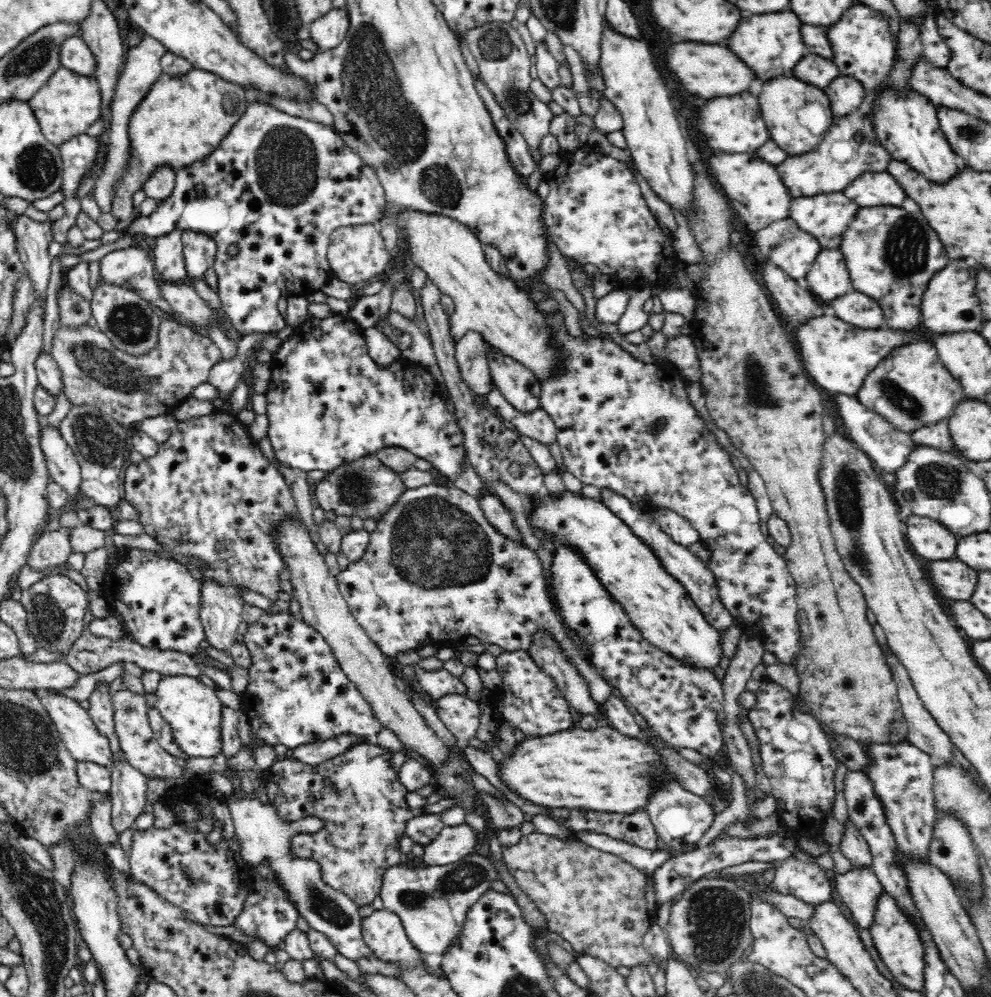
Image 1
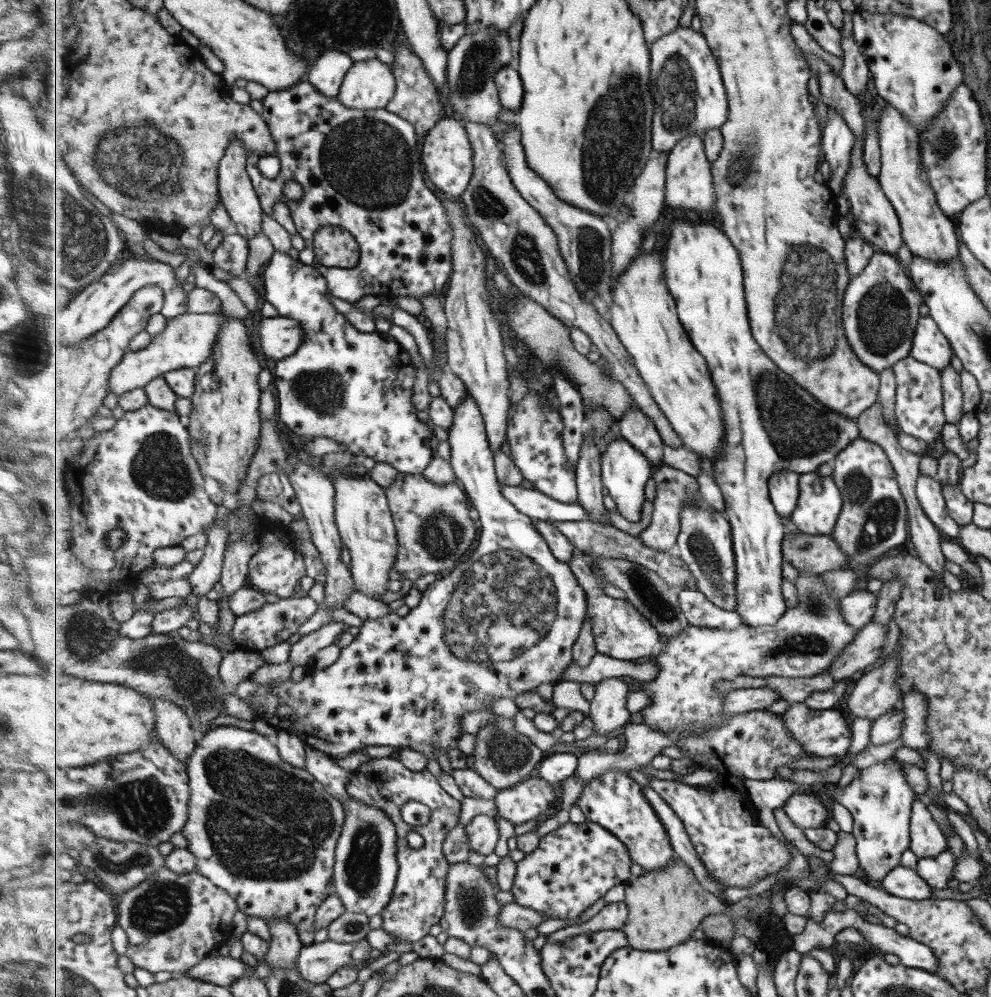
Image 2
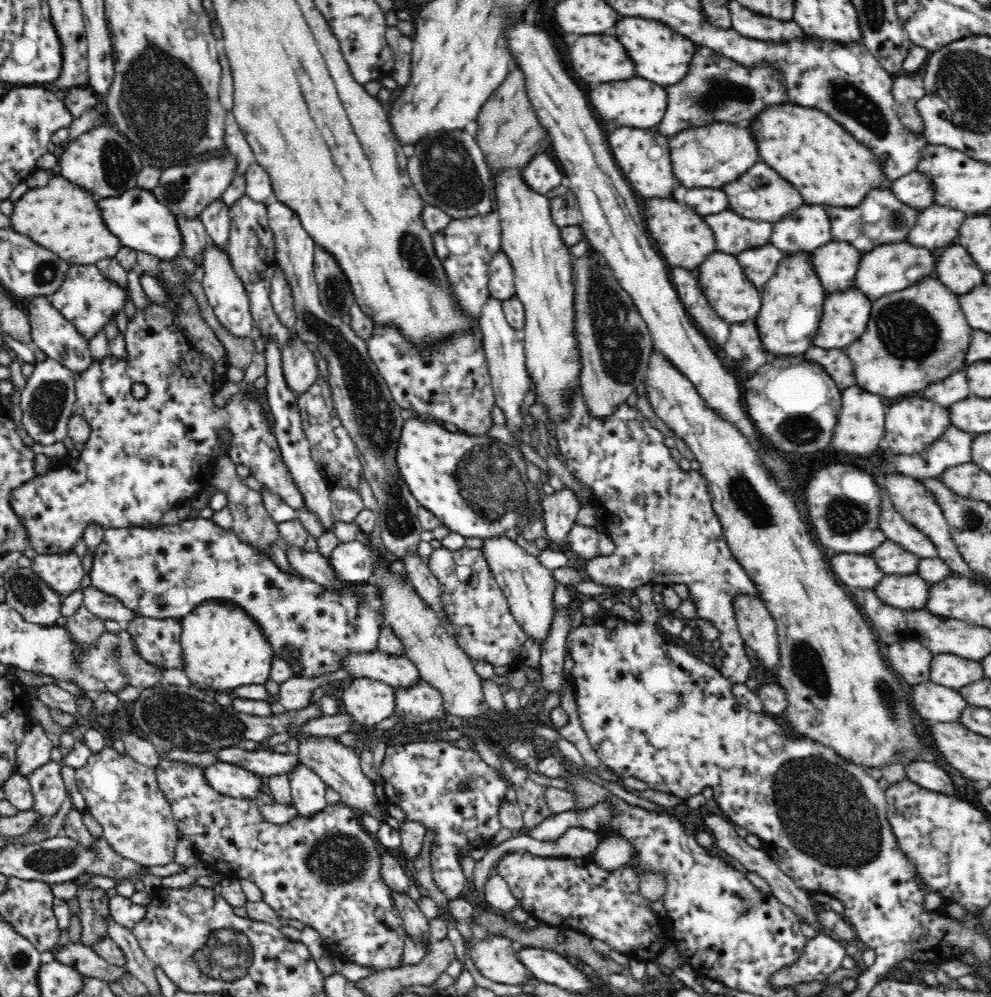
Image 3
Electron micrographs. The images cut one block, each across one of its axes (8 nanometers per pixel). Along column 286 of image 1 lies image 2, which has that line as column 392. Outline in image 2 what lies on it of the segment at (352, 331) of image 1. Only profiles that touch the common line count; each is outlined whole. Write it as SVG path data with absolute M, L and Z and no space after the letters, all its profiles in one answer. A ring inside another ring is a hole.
M275 252L263 272L263 287L261 288L261 293L262 299L273 304L275 308L277 308L277 311L279 311L281 317L299 320L304 327L305 333L304 343L301 344L300 350L297 351L295 355L276 361L272 385L275 387L278 403L280 404L277 418L297 435L314 436L315 438L317 438L317 436L326 436L342 444L351 454L361 454L367 456L367 458L374 459L376 462L388 462L398 471L407 474L421 474L434 459L433 444L431 444L431 436L434 435L432 425L419 420L419 416L417 416L419 412L417 408L415 408L415 404L413 404L413 386L415 386L417 374L413 374L414 367L409 352L405 350L401 344L397 344L397 342L391 339L391 336L388 336L385 332L377 330L372 333L366 333L361 332L356 326L353 326L349 318L345 316L344 313L337 312L337 308L333 306L331 299L333 299L334 296L332 292L329 291L328 281L325 280L325 276L323 276L321 272L317 272L317 268L302 264L299 258L295 259L288 256L288 254L283 254L283 252Z

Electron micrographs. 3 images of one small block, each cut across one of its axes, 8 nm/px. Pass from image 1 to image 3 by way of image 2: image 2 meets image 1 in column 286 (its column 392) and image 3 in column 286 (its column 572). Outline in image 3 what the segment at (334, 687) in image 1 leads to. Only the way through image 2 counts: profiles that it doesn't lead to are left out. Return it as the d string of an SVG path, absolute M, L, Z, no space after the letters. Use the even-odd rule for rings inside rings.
M192 516L178 524L160 525L158 528L130 526L104 529L102 542L93 553L93 565L87 580L96 588L118 597L124 606L136 611L140 617L181 620L210 600L235 606L256 623L276 658L300 668L291 674L292 677L312 680L342 669L344 660L350 654L376 652L379 634L385 623L379 604L368 602L358 595L358 590L370 583L375 557L366 541L338 542L325 557L335 580L339 582L339 589L306 578L296 570L286 571L260 547L240 539L233 530L223 528L210 518Z

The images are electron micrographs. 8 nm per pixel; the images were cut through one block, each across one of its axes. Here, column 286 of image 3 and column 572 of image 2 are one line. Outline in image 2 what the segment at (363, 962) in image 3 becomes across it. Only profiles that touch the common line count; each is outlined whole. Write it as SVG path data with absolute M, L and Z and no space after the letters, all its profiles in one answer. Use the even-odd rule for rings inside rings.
M570 820L547 833L539 848L517 863L517 876L512 888L514 901L525 908L548 914L548 918L576 919L601 900L611 888L627 885L632 878L631 854L624 843L597 821L575 824Z

